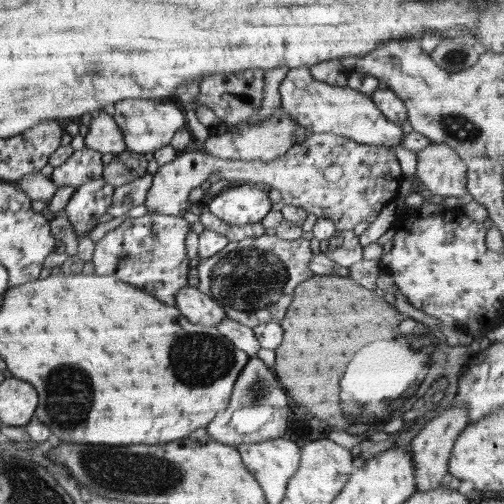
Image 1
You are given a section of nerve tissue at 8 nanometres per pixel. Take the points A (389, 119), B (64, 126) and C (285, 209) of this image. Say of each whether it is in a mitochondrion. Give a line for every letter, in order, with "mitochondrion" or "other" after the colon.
A: other
B: other
C: other

